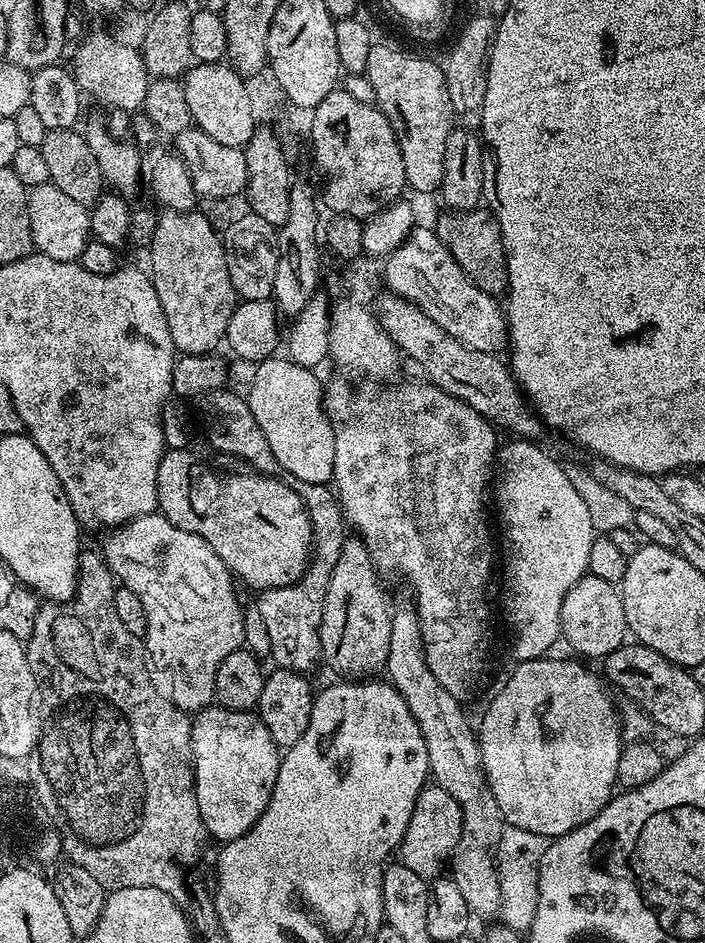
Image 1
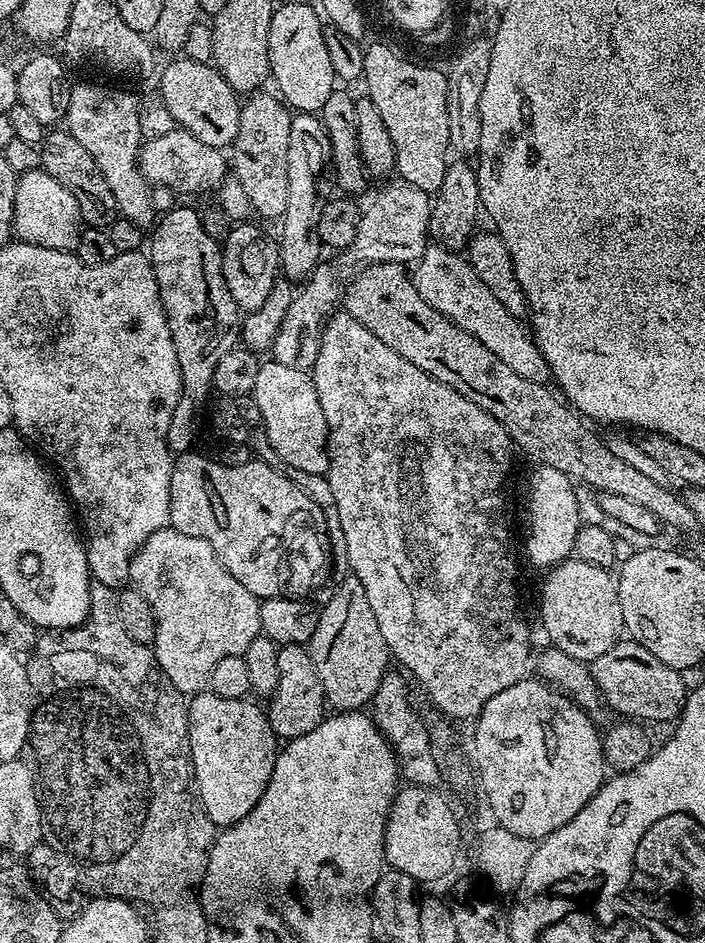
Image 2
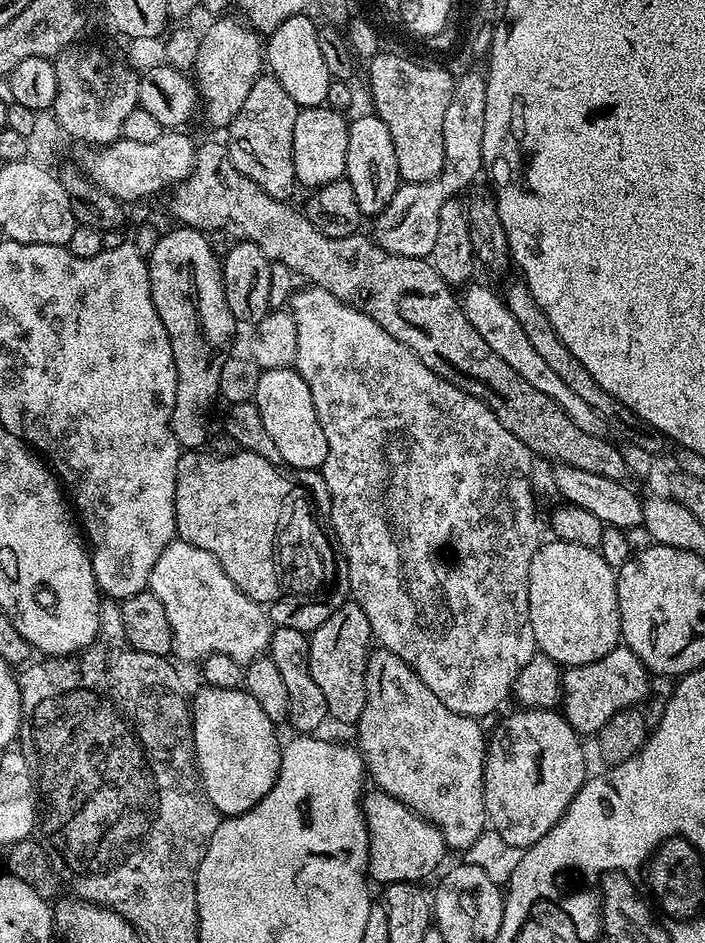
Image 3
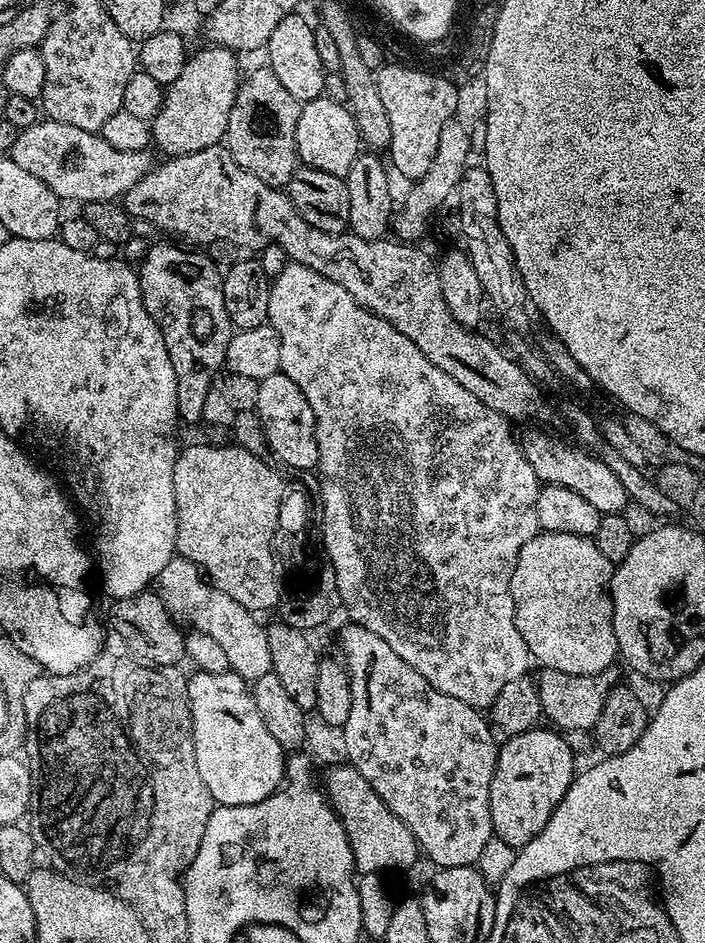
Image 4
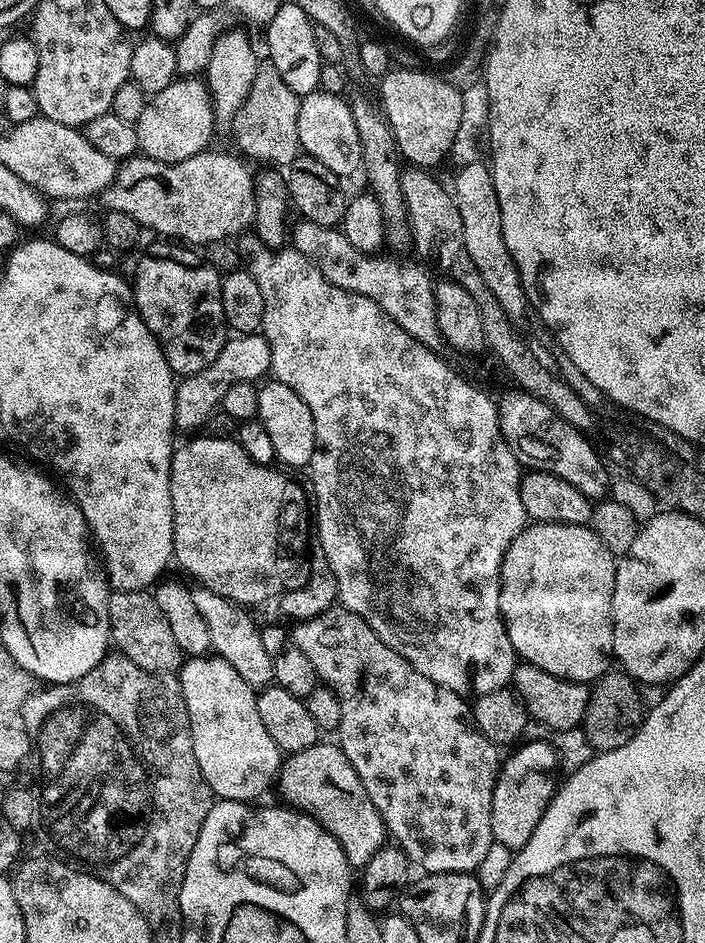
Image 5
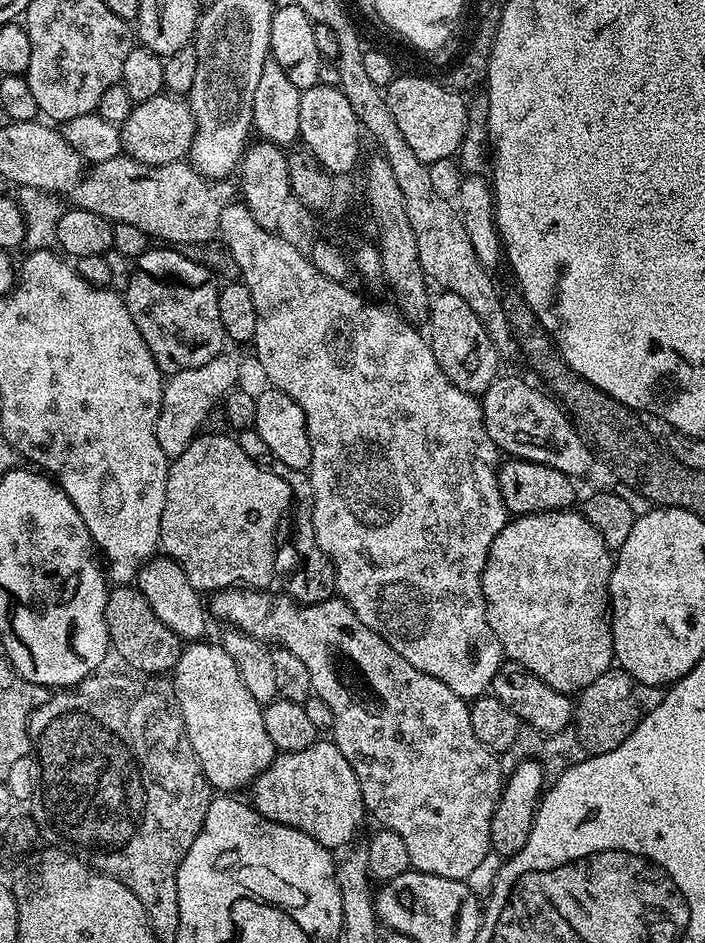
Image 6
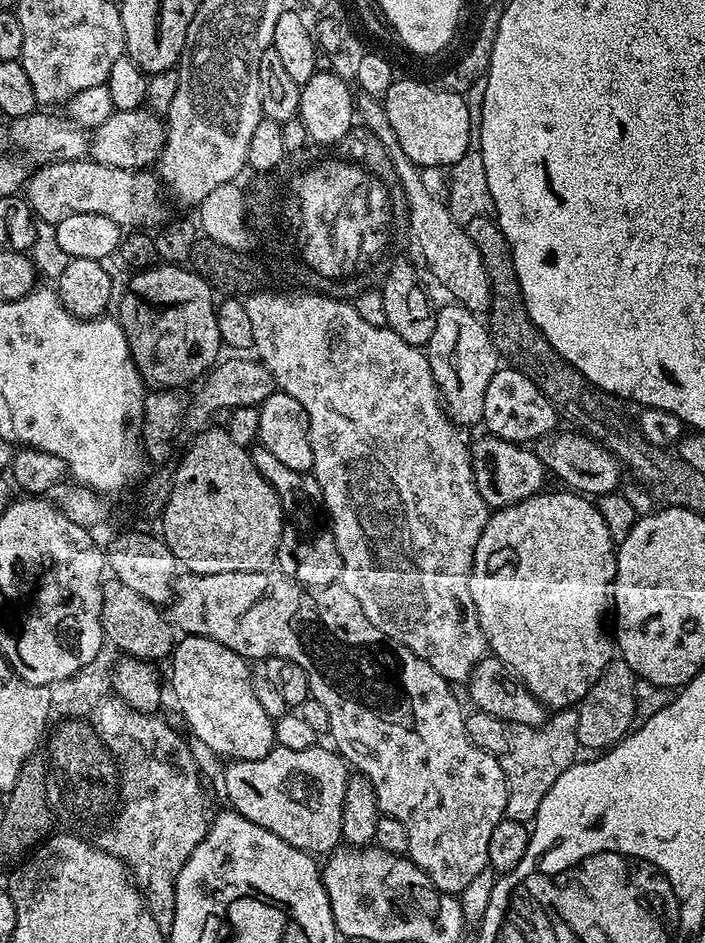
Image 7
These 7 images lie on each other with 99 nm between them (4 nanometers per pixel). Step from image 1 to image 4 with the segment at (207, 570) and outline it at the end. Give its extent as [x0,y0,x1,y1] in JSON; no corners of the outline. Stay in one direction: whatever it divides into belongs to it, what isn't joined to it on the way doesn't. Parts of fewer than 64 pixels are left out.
[158,554,271,682]

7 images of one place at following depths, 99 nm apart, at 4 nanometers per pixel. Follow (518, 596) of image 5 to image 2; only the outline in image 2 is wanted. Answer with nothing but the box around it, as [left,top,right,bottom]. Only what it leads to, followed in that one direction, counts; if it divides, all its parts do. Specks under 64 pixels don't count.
[540,558,624,662]

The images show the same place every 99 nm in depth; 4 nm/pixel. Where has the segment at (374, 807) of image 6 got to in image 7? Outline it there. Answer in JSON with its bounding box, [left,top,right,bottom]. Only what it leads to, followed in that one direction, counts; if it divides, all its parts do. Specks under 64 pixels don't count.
[166,570,508,894]

